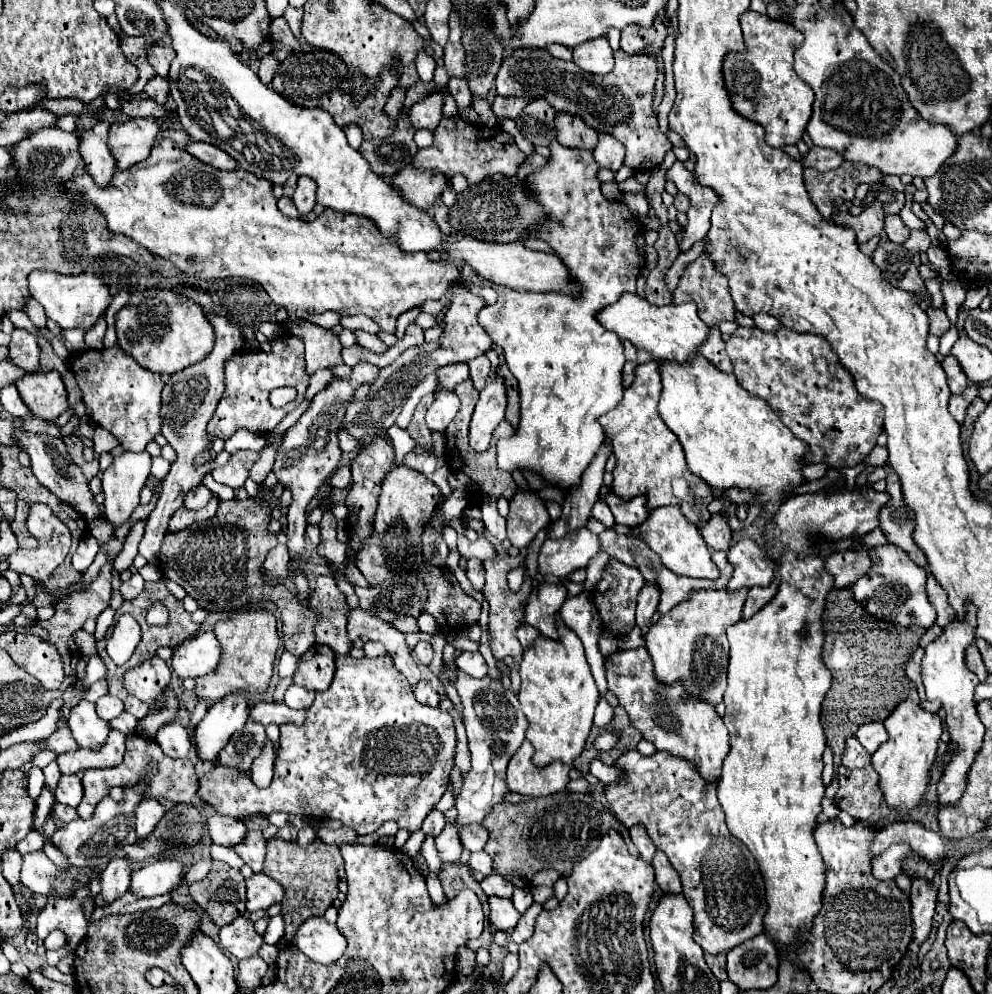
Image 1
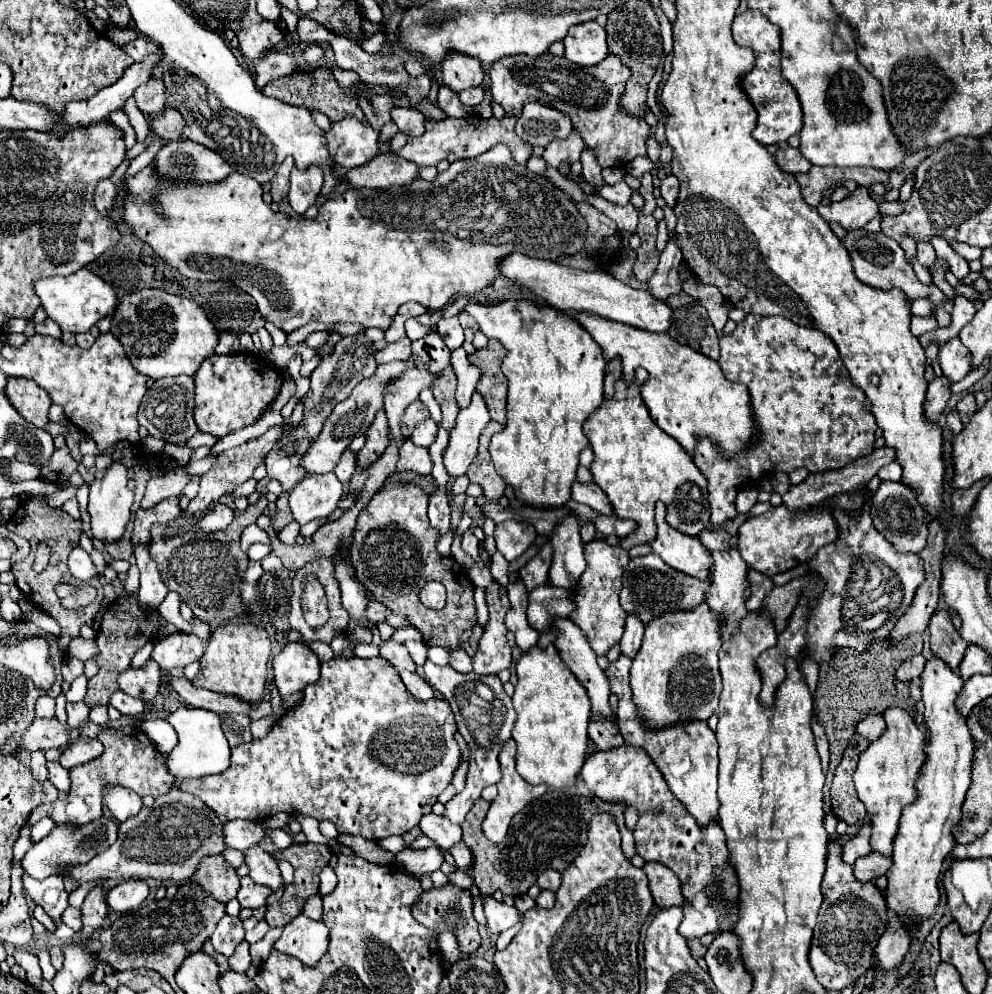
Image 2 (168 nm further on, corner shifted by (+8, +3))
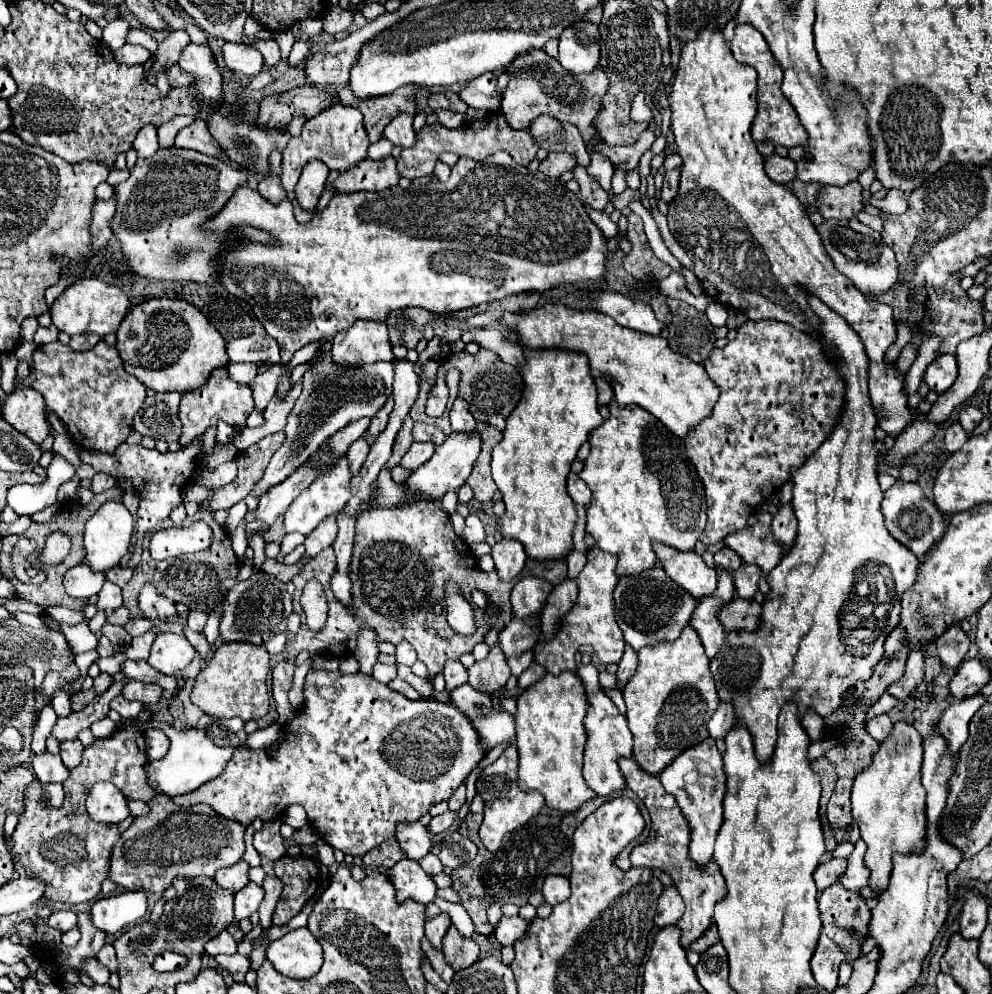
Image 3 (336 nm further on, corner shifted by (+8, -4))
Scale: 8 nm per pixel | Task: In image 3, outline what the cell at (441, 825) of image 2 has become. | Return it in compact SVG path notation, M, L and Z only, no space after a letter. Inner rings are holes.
M405 823L405 827L397 827L395 837L409 859L423 859L431 851L435 839L429 827L421 823Z

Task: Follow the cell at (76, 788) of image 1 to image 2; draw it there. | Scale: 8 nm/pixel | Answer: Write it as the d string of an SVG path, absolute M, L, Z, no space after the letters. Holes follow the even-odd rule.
M47 762L47 770L49 770L49 782L59 792L69 792L69 770L65 770L59 762Z

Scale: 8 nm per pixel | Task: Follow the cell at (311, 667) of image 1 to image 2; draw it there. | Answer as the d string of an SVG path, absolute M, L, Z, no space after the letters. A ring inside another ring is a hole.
M285 644L273 658L275 686L281 698L303 690L307 684L313 684L319 676L319 666L319 658L305 644Z

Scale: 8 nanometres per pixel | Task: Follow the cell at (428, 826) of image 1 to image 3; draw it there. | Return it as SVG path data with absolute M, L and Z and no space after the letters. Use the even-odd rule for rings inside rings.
M389 839L389 841L381 843L381 847L373 849L369 855L365 855L363 857L363 863L367 867L373 867L373 869L377 869L377 867L391 869L403 857L405 857L405 851L401 849L399 841L397 839Z

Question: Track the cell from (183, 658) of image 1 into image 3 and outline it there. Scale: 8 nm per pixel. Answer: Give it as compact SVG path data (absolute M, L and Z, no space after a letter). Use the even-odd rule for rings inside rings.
M161 633L153 641L147 663L165 675L177 675L193 661L193 657L195 657L195 649L185 635Z

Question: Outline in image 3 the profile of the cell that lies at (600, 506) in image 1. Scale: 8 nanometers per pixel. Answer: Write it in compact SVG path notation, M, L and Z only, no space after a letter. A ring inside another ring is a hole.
M573 551L569 557L567 557L567 565L569 565L569 571L567 575L573 579L579 575L579 571L585 567L585 561L587 561L587 555L581 553L581 551Z

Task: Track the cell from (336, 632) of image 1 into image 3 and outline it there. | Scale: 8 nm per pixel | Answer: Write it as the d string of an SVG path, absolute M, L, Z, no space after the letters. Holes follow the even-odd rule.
M415 501L409 505L399 507L381 507L373 511L365 511L357 519L357 533L355 533L355 547L353 547L353 559L351 559L351 579L353 579L353 607L357 607L357 615L353 611L345 609L345 606L331 591L331 577L335 572L336 557L332 546L321 551L321 555L309 559L306 565L293 577L295 593L293 593L293 611L301 618L301 629L295 635L295 639L289 643L289 657L295 661L295 655L301 651L309 653L331 653L337 657L349 655L355 651L357 645L357 629L361 623L369 623L379 635L379 641L409 641L413 649L417 651L419 659L429 669L429 679L433 679L439 671L443 671L445 661L459 659L465 653L471 653L471 649L483 641L485 633L491 627L505 627L509 623L511 615L511 603L509 595L515 583L527 575L543 577L551 581L553 585L561 583L567 575L567 561L561 559L547 559L537 561L529 559L525 569L519 573L513 581L501 581L497 571L485 573L477 567L477 561L471 559L473 553L469 551L467 543L457 537L457 551L455 551L455 531L449 521L449 517L439 509L433 507L429 501ZM316 578L322 584L328 601L328 619L325 627L319 633L313 633L305 625L305 614L300 605L301 591L307 582ZM455 581L459 585L459 591L467 601L471 601L471 591L481 589L485 595L493 599L497 607L503 609L503 619L495 621L483 619L483 611L473 607L475 611L475 633L473 635L459 635L451 629L445 615L435 617L433 615L433 601L445 599L445 583Z

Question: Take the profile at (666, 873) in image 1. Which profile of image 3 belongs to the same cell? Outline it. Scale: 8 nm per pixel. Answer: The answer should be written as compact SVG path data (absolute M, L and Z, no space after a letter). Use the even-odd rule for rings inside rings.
M675 885L663 887L663 893L657 901L657 915L655 915L655 925L657 927L667 927L675 925L685 911L685 903L677 891Z

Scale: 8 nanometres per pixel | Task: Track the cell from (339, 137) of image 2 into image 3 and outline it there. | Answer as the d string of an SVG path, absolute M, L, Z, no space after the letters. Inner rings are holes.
M341 103L331 105L323 113L319 113L313 119L307 119L303 131L299 137L293 137L289 143L289 149L283 151L283 161L281 161L281 185L285 187L287 193L293 193L293 187L301 175L301 169L311 161L319 159L323 161L331 171L347 171L361 163L367 157L367 147L369 147L369 137L361 121L361 111L353 107L345 107Z

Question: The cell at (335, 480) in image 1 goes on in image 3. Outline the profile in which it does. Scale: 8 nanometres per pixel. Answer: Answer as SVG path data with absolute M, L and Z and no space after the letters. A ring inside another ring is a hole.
M365 437L357 439L357 441L349 447L347 459L349 459L349 473L351 473L351 475L357 475L357 471L361 469L361 465L363 465L367 453L369 453L369 445L367 445Z

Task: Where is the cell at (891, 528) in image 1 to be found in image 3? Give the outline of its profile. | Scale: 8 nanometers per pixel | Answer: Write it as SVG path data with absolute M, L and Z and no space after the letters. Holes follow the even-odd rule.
M895 481L895 485L885 491L883 503L881 503L881 513L885 517L885 527L887 531L907 549L911 549L919 559L925 557L929 553L929 549L935 547L935 543L943 537L945 531L945 523L943 523L943 515L939 513L939 509L929 503L921 491L921 487L917 483L899 483Z

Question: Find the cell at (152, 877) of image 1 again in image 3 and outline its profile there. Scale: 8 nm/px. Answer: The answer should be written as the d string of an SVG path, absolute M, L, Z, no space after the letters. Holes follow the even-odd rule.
M125 891L95 901L91 907L91 919L97 929L105 933L117 933L127 923L143 919L147 913L145 891Z

